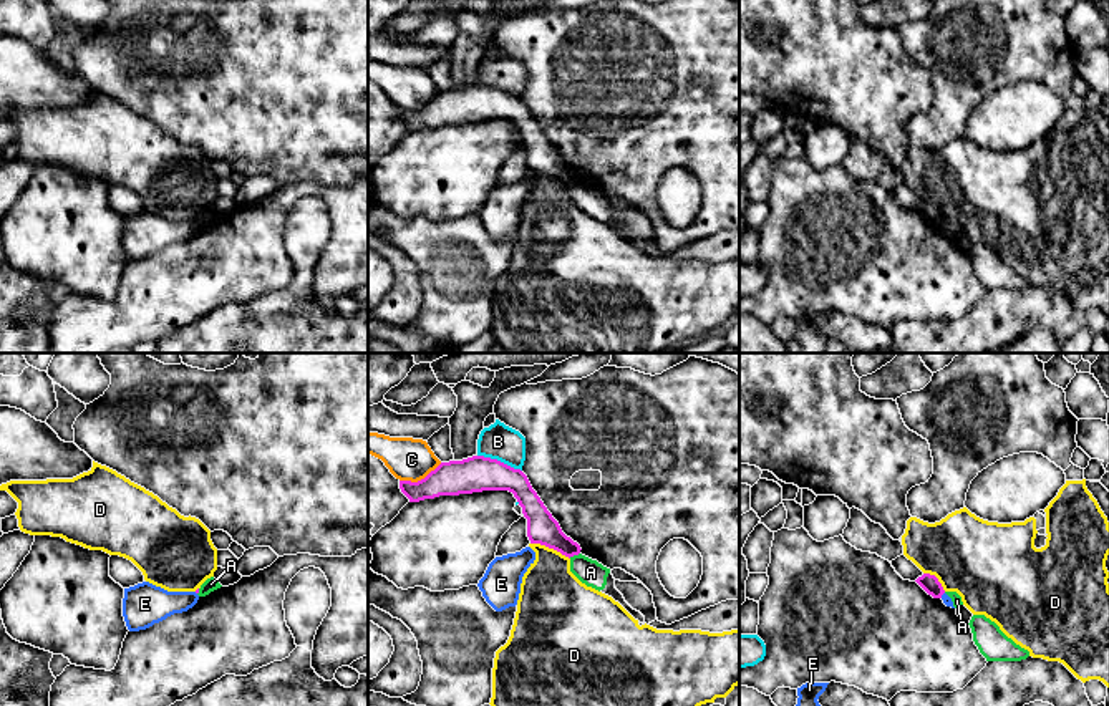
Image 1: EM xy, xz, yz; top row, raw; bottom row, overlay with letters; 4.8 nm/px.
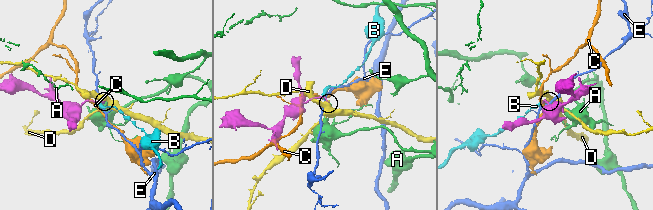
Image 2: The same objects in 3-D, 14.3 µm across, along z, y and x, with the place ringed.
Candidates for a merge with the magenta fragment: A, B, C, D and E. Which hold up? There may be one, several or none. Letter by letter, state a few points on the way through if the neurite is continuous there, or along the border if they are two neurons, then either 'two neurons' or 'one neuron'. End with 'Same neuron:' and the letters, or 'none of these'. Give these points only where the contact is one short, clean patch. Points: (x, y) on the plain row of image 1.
A: border along xz (579, 181), (569, 186); two neurons
B: border along xz (478, 83), (496, 87), (521, 100); two neurons
C: two neurons
D: border along xz (531, 171), (552, 176), (569, 188); two neurons
E: border along yz (944, 221), (940, 226); two neurons
Same neuron: none of these

